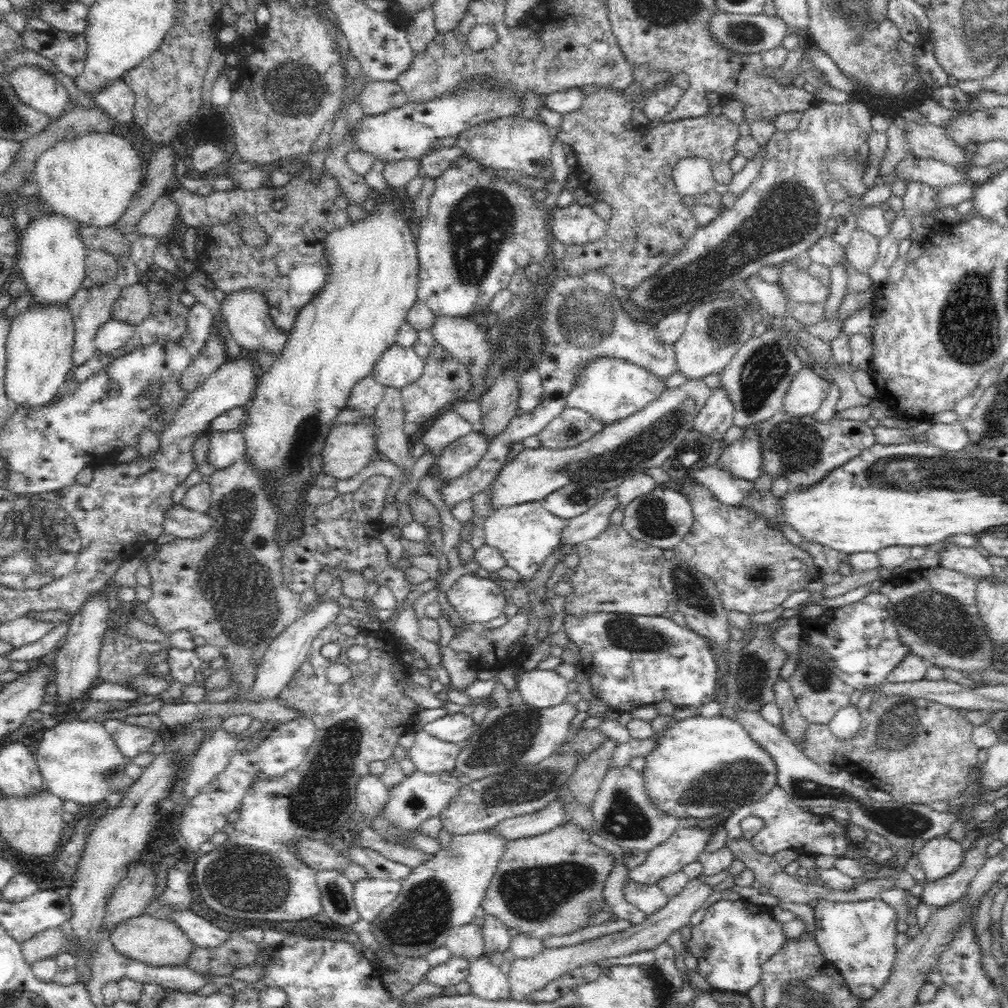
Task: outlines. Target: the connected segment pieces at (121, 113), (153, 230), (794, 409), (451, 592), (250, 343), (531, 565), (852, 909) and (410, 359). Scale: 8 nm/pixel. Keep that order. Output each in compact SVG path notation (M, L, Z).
M116 78L111 84L100 86L88 98L115 118L118 123L133 121L135 96L124 78Z
M162 195L157 198L152 208L143 214L138 223L136 234L162 238L170 232L172 223L178 214L179 208L173 196Z
M810 365L803 366L790 383L782 412L790 417L813 416L827 398L831 385L829 379Z
M465 574L443 594L469 623L482 623L504 614L505 601L500 588L488 578Z
M243 289L226 296L220 303L220 312L226 321L232 338L248 350L260 350L266 348L268 352L274 352L274 356L280 356L282 346L288 341L289 334L281 332L274 325L271 310L264 293L256 289Z
M542 500L499 508L483 522L485 544L500 552L506 566L514 568L520 580L529 581L540 570L548 555L561 544L563 528L568 521L544 508Z
M870 898L853 903L820 903L813 908L816 924L815 941L824 958L833 963L844 977L845 983L854 996L867 1001L887 983L896 958L896 910L884 899Z
M395 343L376 361L371 375L385 387L402 389L418 380L422 370L424 359L416 354L414 347L402 347Z

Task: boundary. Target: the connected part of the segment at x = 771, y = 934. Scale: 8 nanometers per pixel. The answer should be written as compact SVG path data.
M722 899L713 903L705 910L704 919L697 925L692 925L689 950L698 960L699 974L702 975L714 990L726 990L738 994L748 994L749 990L758 985L761 979L761 967L774 956L788 938L784 934L784 922L774 918L771 909L754 904L744 899Z

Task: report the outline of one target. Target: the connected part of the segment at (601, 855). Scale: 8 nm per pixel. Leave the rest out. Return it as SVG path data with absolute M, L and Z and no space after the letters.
M568 821L544 834L508 841L481 906L485 914L496 916L508 928L516 928L531 937L544 940L549 936L570 934L592 924L596 906L605 900L603 892L614 868L614 859L606 849L590 841L589 830Z

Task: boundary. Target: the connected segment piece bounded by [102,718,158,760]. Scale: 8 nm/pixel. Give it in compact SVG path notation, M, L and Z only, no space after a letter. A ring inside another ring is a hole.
M106 718L102 723L120 748L122 755L131 760L135 756L149 752L149 748L158 737L151 728L126 723L122 718Z

